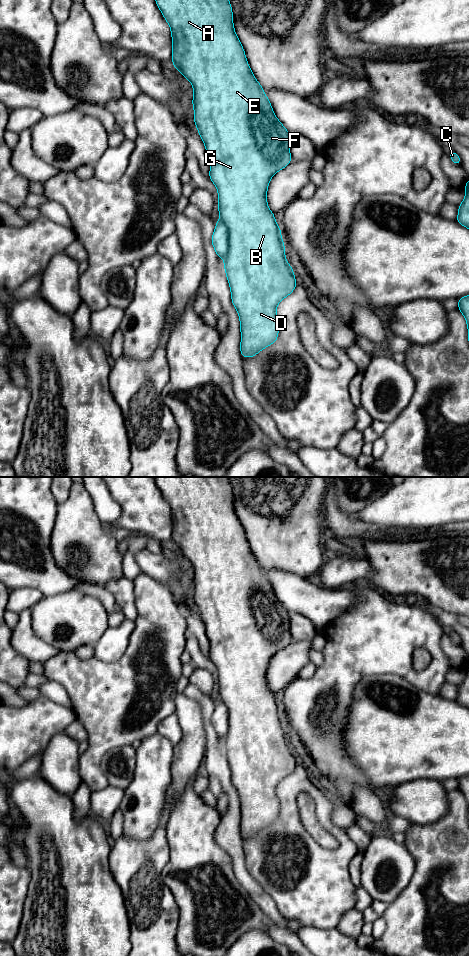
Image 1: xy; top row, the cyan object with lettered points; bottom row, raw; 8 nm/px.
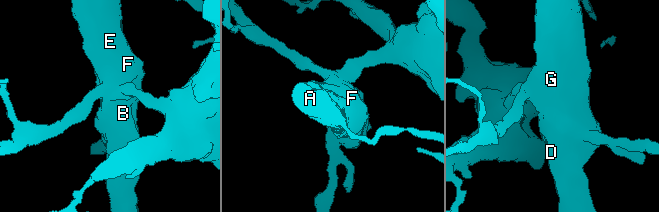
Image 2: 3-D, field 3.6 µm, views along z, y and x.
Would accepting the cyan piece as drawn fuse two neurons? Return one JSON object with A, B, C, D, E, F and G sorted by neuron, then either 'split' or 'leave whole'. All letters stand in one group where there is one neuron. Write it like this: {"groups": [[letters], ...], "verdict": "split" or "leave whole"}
{"groups": [["A", "B", "D", "E", "F", "G"], ["C"]], "verdict": "split"}

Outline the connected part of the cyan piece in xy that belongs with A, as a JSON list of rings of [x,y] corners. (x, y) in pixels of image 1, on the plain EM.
[[[154,477],[169,504],[172,516],[172,545],[188,559],[194,570],[194,604],[206,627],[210,641],[208,657],[218,671],[220,701],[228,708],[228,733],[224,740],[231,781],[240,799],[242,837],[251,838],[278,820],[279,800],[276,787],[296,768],[294,750],[285,738],[285,725],[275,694],[267,685],[267,669],[274,654],[292,642],[290,612],[275,596],[263,567],[247,542],[245,531],[233,504],[228,477]]]

